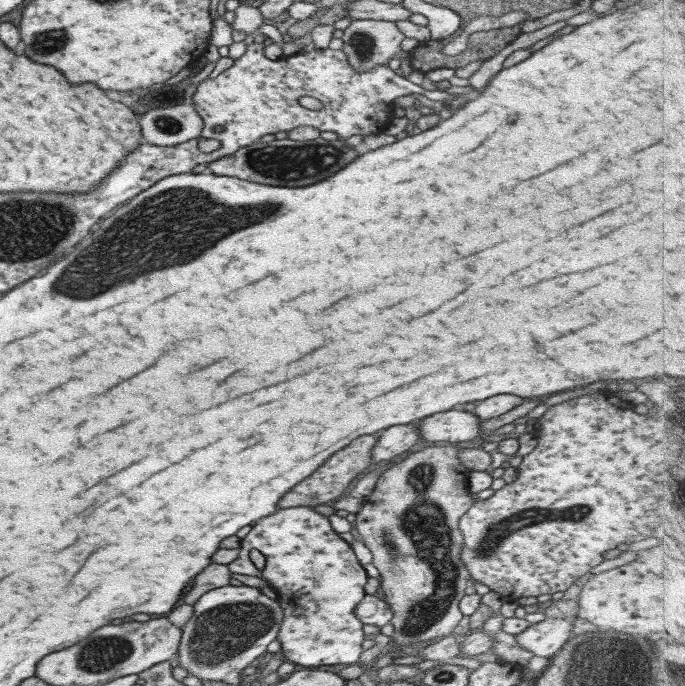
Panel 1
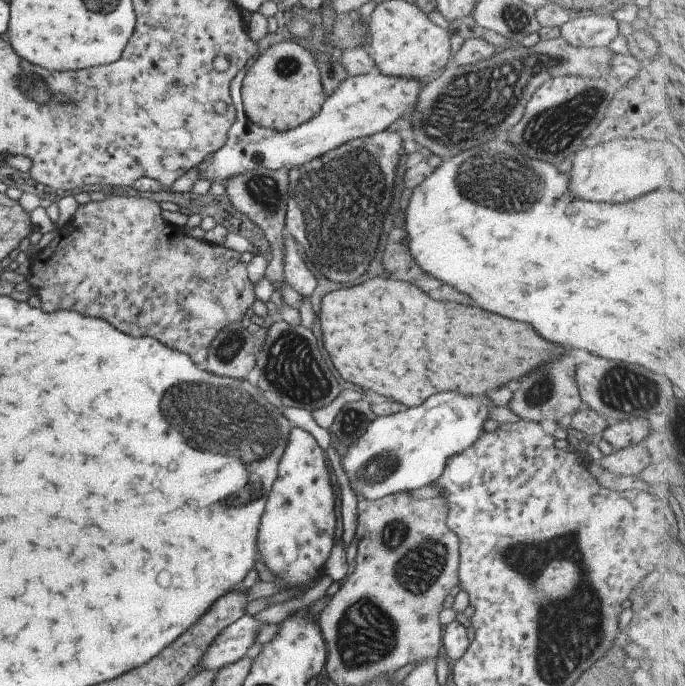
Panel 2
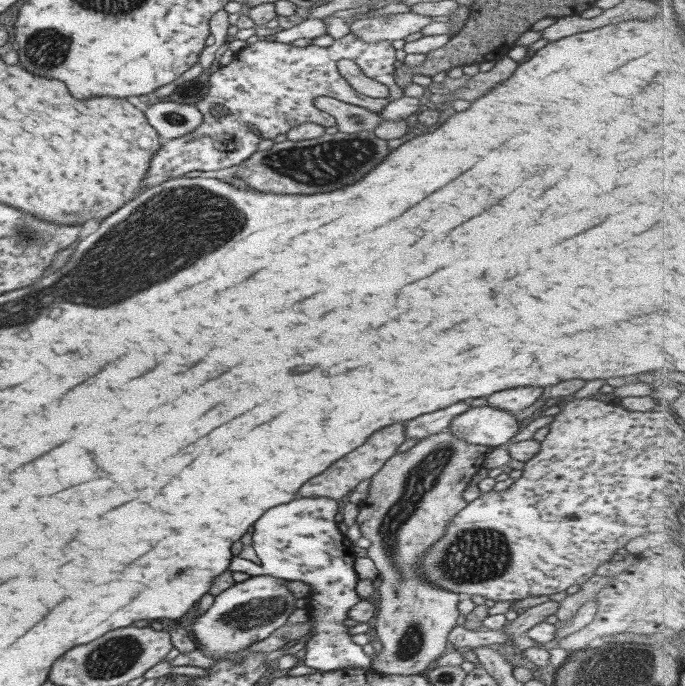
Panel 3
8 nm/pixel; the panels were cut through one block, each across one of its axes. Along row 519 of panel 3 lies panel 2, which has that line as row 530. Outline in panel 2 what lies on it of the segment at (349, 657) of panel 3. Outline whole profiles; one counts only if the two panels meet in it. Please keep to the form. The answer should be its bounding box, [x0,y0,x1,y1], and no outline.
[259,427,335,599]

